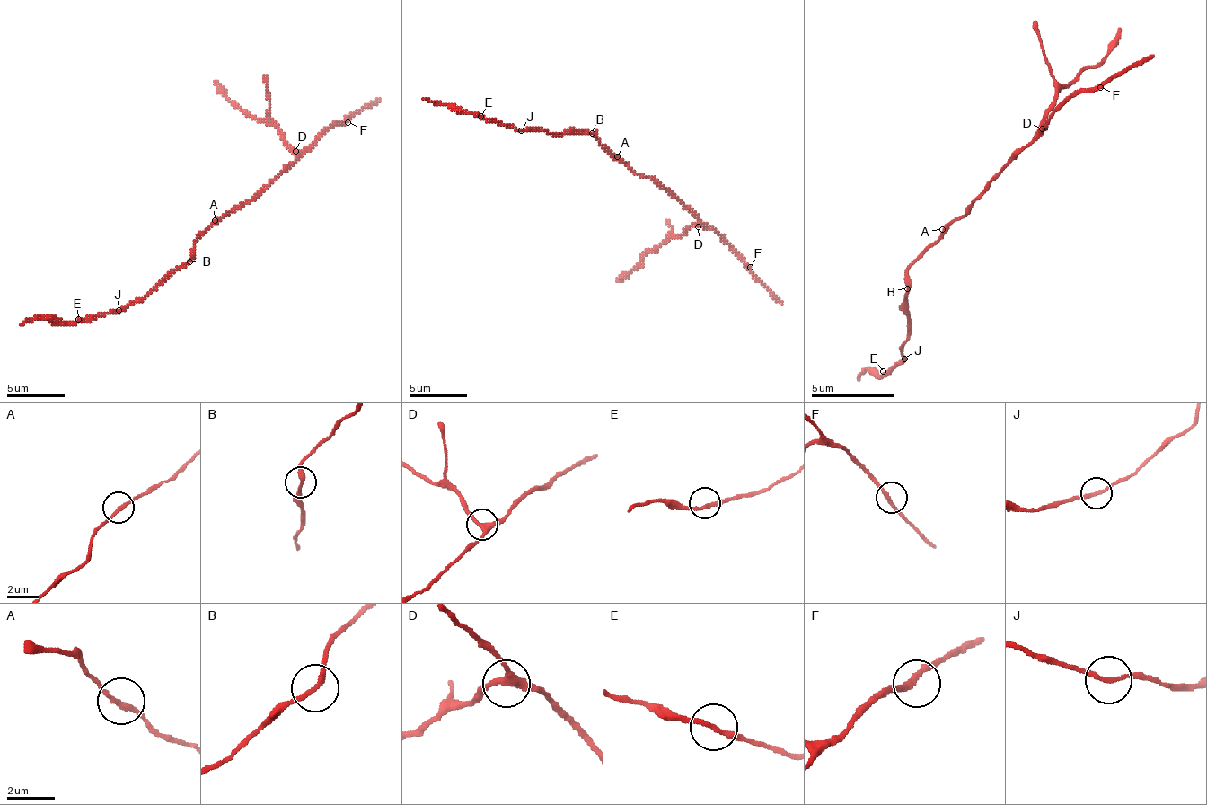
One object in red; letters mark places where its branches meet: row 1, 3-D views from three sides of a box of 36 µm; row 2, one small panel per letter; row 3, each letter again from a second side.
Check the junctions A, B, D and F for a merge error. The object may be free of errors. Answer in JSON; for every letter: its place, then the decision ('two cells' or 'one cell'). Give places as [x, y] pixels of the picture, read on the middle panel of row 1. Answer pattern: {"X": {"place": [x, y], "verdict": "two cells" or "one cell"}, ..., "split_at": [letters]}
{"A": {"place": [617, 156], "verdict": "one cell"}, "B": {"place": [592, 133], "verdict": "two cells"}, "D": {"place": [698, 226], "verdict": "one cell"}, "F": {"place": [750, 267], "verdict": "one cell"}, "split_at": ["B"]}

